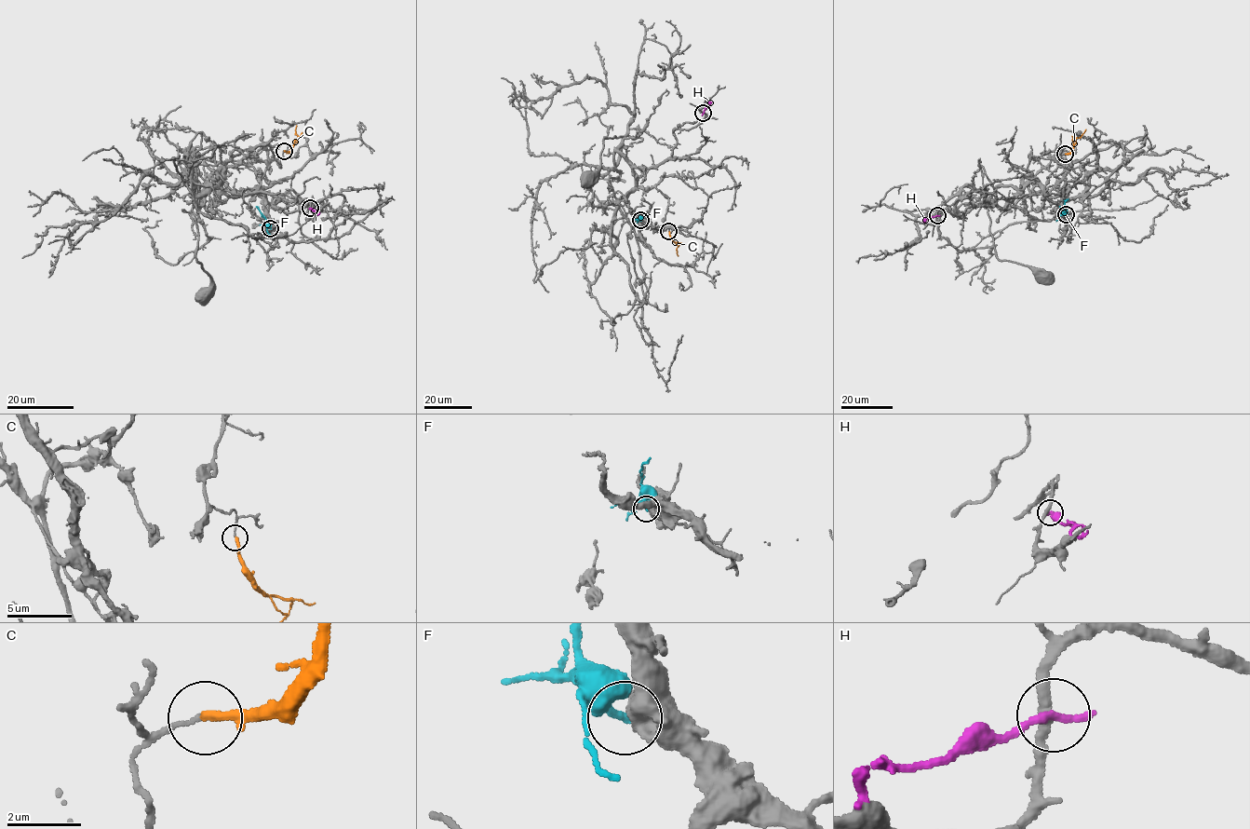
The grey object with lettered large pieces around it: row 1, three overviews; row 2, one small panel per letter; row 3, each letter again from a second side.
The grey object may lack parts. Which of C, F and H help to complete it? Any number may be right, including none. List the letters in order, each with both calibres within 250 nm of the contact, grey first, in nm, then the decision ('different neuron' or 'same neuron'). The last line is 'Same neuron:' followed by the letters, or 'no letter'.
C: calibres 120 and 240 nm; different neuron
F: calibres 850 and 240 nm; different neuron
H: calibres 260 and 260 nm; different neuron
Same neuron: no letter

